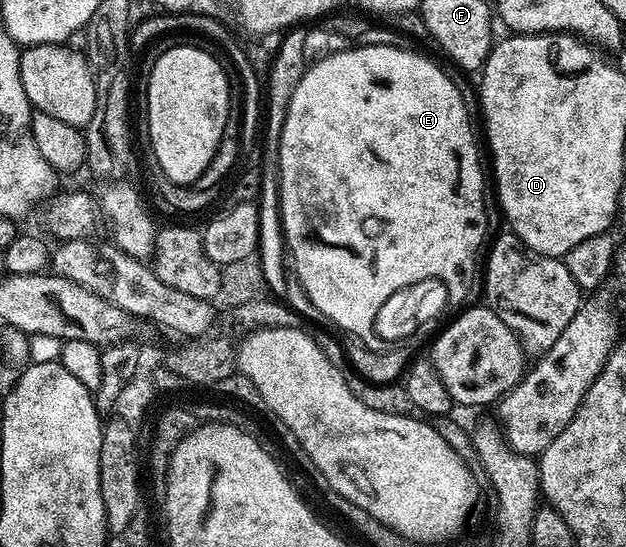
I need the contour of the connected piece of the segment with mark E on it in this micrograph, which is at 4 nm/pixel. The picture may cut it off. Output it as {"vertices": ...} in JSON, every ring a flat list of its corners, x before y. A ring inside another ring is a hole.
{"vertices":[[354,46,351,50,337,50,321,58,317,62,312,62,306,67,300,82,295,86,292,98,288,102,287,115,284,118,283,130,279,134,280,160,279,170,283,173,283,218,287,218,287,238,291,238,291,250,295,250,295,262,299,262,299,274,303,274,303,282,307,282,307,290,311,290,311,298,335,318,335,322,343,322,343,326,351,326,351,330,359,330,364,333,365,328,369,328,371,318,381,318,383,304,389,304,389,300,403,300,403,290,411,290,411,282,427,282,427,278,435,278,435,282,443,282,447,285,447,294,453,298,466,303,471,290,471,281,477,274,477,264,469,264,465,260,457,258,471,258,478,263,481,258,479,249,483,246,483,237,487,234,487,198,483,195,483,166,479,163,479,146,475,143,475,130,471,127,471,114,467,111,467,102,463,99,461,91,455,87,455,82,434,62,431,58,426,58,423,54,418,54,418,49,402,50,396,46],[399,290,399,298,391,298]]}

